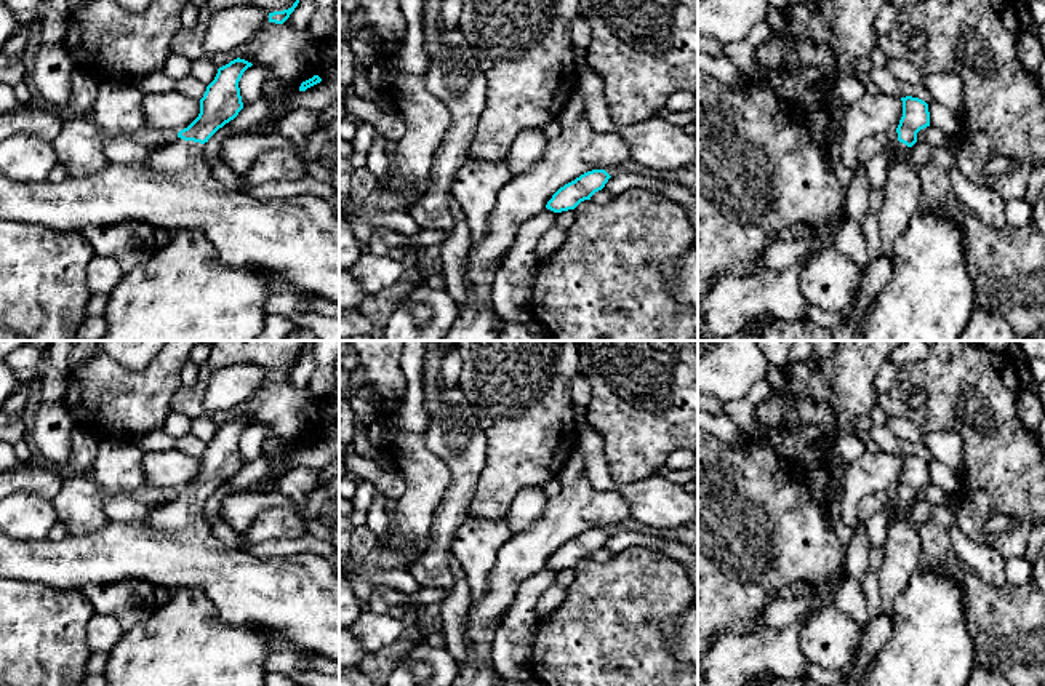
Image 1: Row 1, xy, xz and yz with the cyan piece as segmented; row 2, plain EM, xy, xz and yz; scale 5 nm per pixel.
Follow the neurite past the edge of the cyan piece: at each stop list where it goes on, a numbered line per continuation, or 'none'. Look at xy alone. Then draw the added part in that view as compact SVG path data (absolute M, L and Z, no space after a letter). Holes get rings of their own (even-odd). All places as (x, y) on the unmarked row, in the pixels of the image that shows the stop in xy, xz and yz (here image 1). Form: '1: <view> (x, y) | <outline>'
1: xy (295, 602) | M178 494L154 507L144 521L109 521L85 536L24 542L0 531L0 579L35 582L61 592L128 579L146 580L168 595L198 588L208 595L222 622L258 625L277 646L339 662L339 576L334 564L314 553L262 560L230 547L211 532L203 502Z

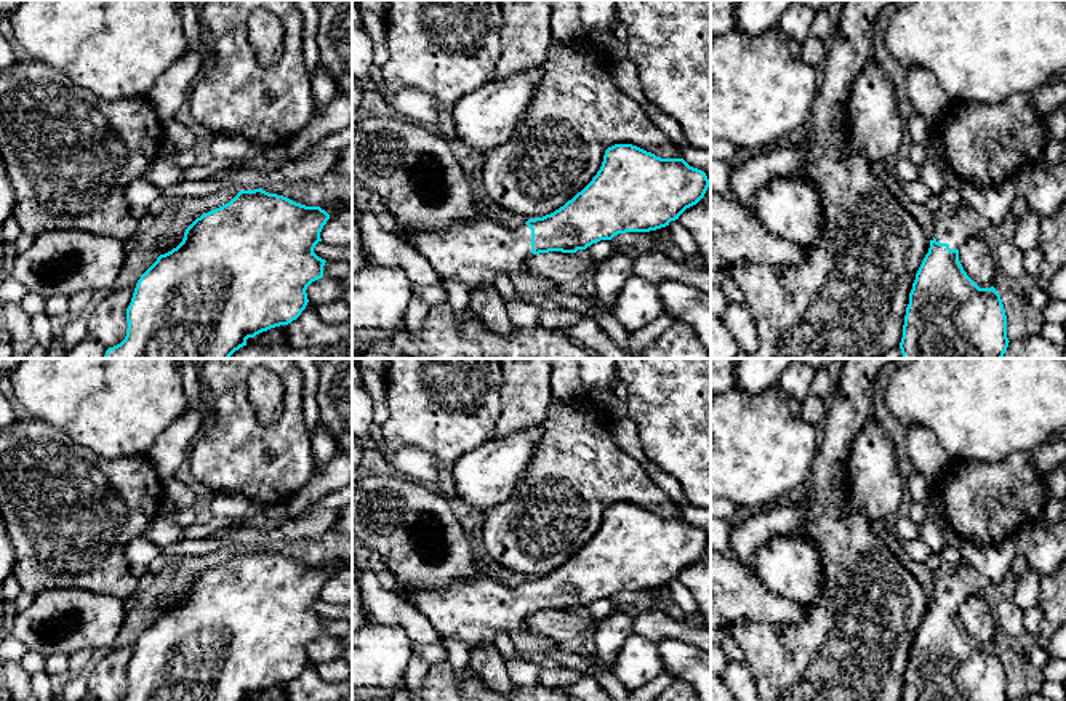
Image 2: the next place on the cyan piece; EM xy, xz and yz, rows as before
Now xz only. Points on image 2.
1: xz (474, 610) | M480 563L471 578L447 589L407 589L395 581L392 592L423 613L442 639L458 639L469 648L493 645L498 632L527 631L533 615L527 583L511 587Z

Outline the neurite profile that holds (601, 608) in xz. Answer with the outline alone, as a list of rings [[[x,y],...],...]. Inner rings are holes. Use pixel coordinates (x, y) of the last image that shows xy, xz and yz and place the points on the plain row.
[[[600,599],[597,602],[592,602],[586,607],[591,618],[602,621],[607,618],[613,610],[613,600],[611,599]]]

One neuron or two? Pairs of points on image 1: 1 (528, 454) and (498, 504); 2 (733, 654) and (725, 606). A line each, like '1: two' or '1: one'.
1: one
2: two

